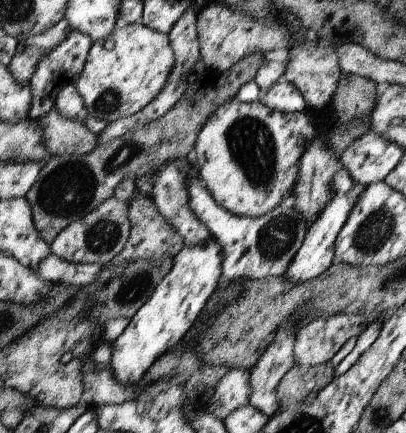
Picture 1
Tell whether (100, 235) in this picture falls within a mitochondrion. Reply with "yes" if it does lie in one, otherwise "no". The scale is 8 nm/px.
yes

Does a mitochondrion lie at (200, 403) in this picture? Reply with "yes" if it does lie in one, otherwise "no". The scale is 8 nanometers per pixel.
no

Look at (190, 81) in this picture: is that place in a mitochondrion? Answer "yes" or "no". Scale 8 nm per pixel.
no

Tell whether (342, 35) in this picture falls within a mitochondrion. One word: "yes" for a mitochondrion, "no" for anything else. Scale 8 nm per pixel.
no

